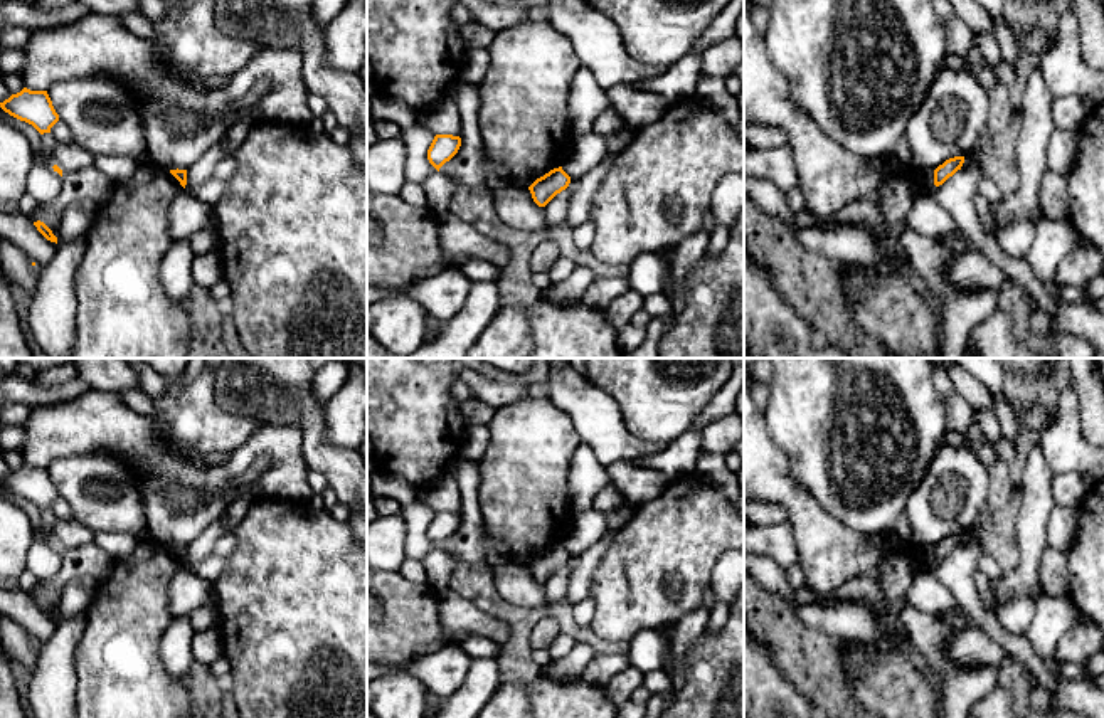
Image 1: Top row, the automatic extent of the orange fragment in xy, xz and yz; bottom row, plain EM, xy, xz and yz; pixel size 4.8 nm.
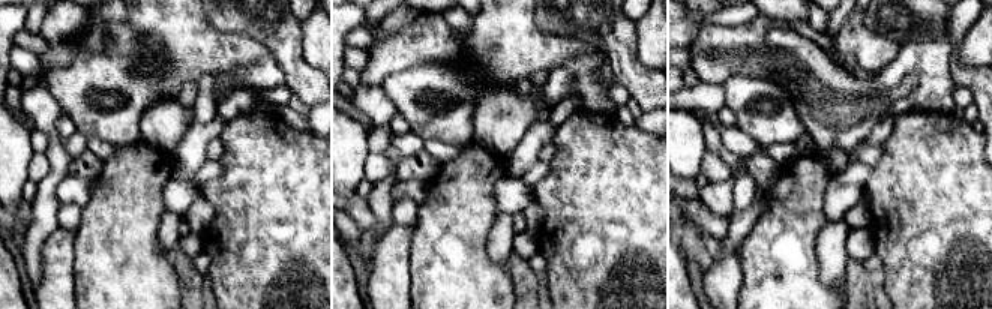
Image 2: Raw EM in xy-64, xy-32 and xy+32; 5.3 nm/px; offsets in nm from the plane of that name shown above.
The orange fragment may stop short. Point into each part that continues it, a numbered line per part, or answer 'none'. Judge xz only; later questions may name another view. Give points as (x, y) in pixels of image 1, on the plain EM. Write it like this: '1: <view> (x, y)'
none

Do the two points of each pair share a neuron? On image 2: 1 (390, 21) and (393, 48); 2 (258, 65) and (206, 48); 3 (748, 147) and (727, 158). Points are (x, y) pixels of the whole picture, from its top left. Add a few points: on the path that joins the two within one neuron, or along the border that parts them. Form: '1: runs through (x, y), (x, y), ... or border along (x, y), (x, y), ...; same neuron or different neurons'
1: border along (420, 15), (398, 32), (375, 35); different neurons
2: runs through (245, 63), (234, 54), (219, 53); same neuron
3: border along (718, 129), (721, 141), (740, 159); different neurons

